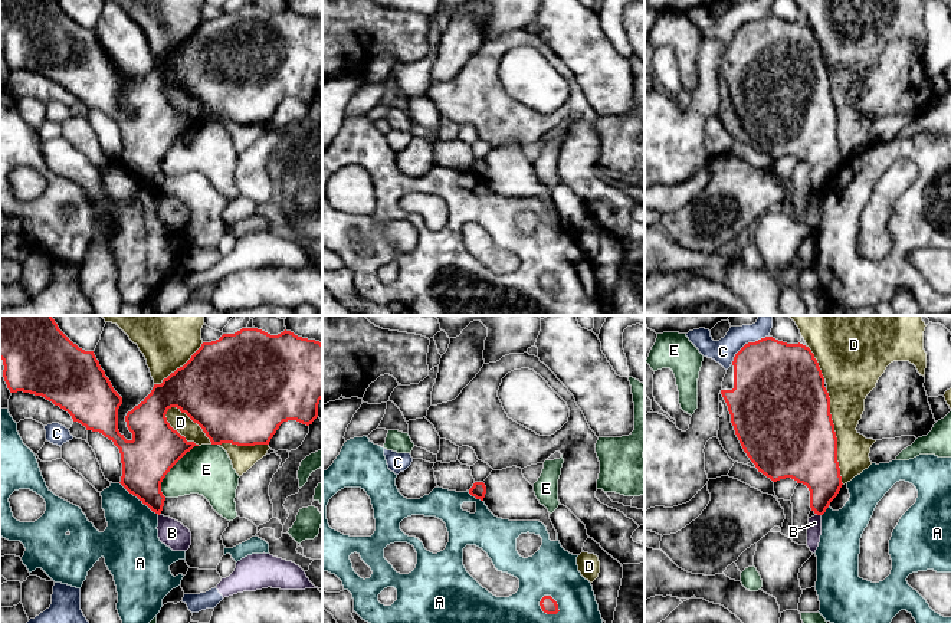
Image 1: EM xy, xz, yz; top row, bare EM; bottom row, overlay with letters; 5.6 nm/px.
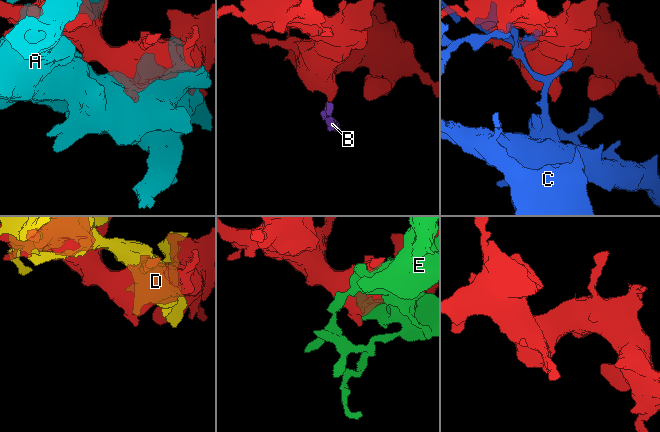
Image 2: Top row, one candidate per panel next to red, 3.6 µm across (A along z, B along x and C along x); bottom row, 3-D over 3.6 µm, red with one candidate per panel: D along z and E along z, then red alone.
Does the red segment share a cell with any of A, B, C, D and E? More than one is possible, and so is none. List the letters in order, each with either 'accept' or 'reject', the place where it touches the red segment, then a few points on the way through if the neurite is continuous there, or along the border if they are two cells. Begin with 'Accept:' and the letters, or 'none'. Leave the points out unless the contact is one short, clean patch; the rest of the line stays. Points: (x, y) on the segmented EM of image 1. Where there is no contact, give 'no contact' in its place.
Accept: none
A: reject | xz (547, 613)
B: reject | yz (819, 514) | along yz (816, 512), (820, 515)
C: reject | yz (748, 343)
D: reject | xy (192, 419)
E: reject | xy (170, 468)

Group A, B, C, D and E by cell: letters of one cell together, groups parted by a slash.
A / B C / D / E

